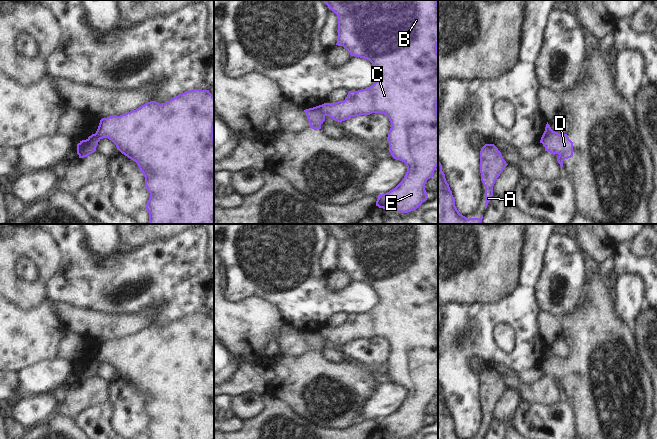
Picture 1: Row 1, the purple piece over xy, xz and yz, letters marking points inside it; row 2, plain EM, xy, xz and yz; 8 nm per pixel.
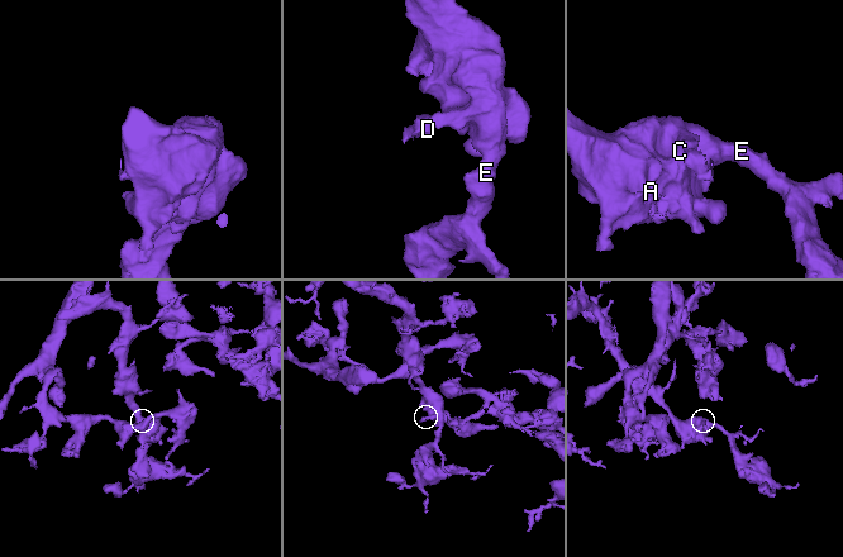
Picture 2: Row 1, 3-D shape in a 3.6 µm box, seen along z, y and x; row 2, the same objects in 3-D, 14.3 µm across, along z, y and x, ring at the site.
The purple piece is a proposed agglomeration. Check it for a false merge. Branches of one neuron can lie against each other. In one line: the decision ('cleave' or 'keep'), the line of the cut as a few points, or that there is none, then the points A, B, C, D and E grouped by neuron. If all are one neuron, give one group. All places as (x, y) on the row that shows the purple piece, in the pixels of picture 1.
cleave | xz (319, 105), (325, 115) | A B C E / D

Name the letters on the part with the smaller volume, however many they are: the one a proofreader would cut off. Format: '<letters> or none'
D

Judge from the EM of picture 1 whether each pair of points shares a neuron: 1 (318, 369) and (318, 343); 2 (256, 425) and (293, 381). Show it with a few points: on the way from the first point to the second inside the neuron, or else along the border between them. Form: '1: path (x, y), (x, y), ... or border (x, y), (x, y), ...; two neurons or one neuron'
1: path (316, 363), (316, 349); one neuron
2: border (265, 392), (283, 400), (297, 413); two neurons

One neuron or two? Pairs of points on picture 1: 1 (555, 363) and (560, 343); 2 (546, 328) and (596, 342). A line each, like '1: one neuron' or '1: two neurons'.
1: two neurons
2: two neurons

